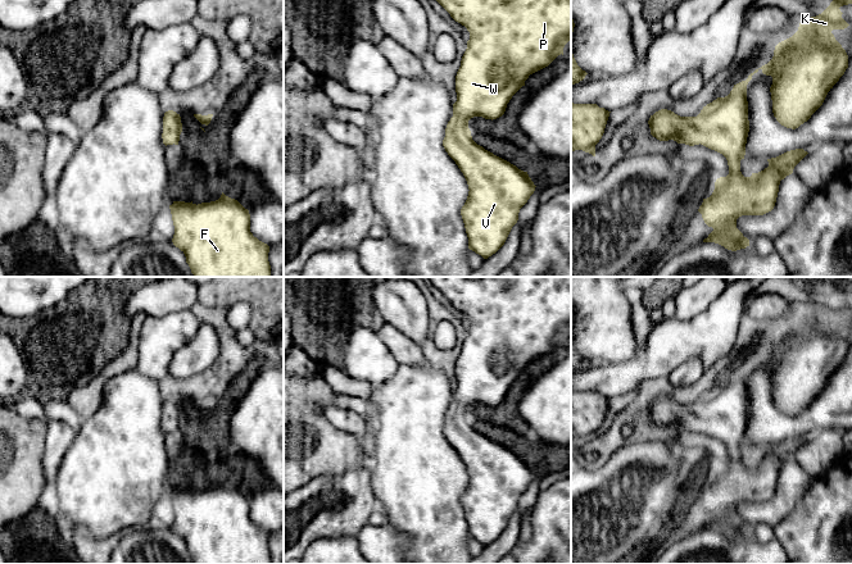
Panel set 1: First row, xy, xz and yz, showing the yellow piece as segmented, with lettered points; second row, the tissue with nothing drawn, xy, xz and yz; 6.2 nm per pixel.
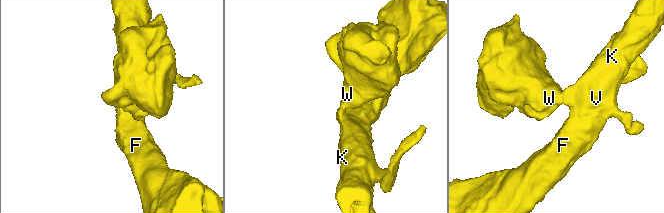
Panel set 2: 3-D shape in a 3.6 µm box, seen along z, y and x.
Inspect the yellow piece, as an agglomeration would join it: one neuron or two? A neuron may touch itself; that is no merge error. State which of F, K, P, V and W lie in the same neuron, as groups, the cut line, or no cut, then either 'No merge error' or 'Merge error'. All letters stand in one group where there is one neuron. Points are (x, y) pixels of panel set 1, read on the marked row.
Groups: F K P V W. No split. No merge error

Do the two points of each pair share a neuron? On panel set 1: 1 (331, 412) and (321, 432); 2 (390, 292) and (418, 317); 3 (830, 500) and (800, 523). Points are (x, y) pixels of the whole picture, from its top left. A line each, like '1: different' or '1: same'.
1: different
2: same
3: same

